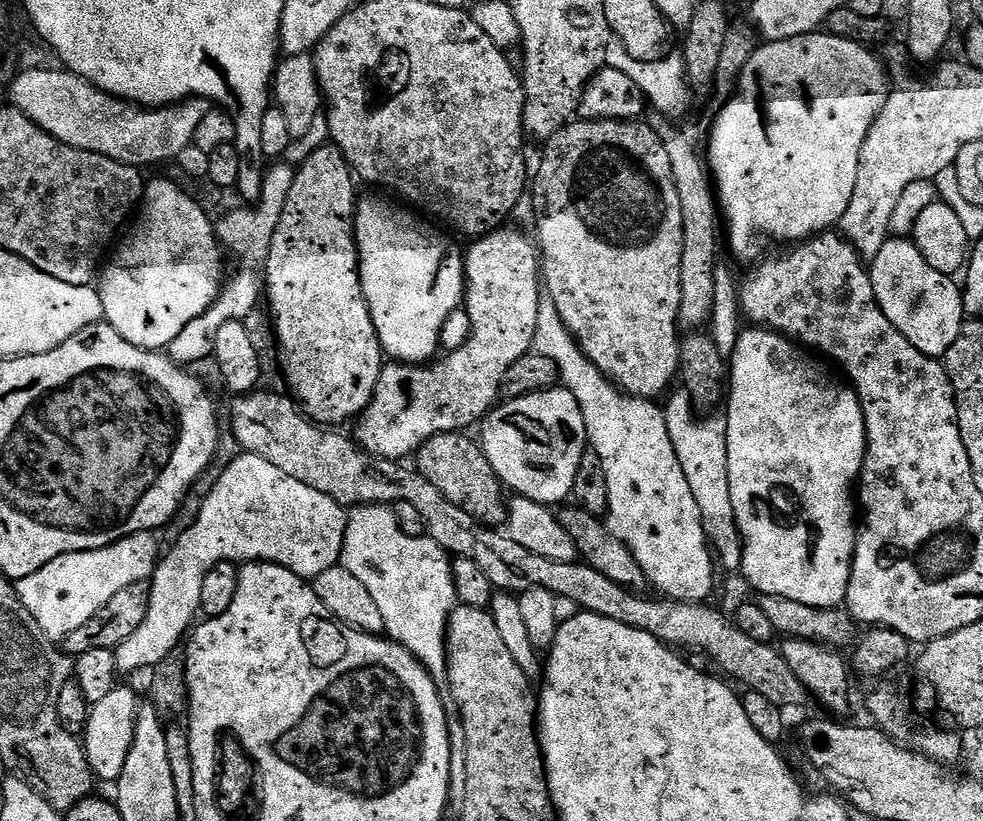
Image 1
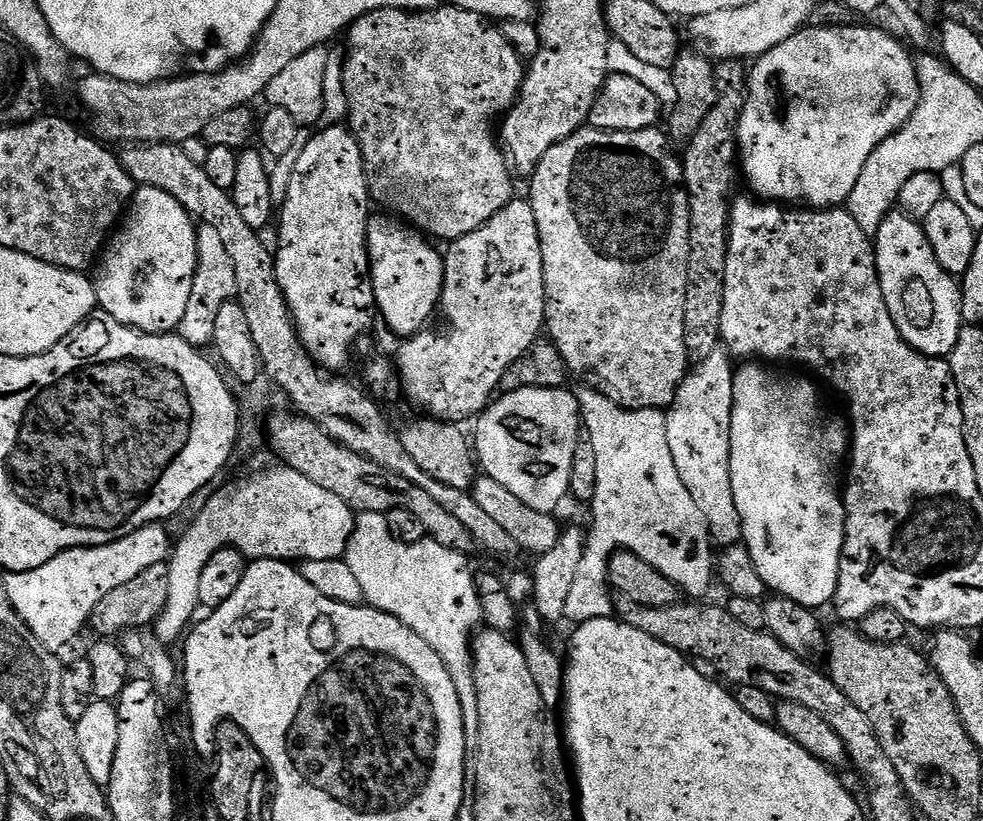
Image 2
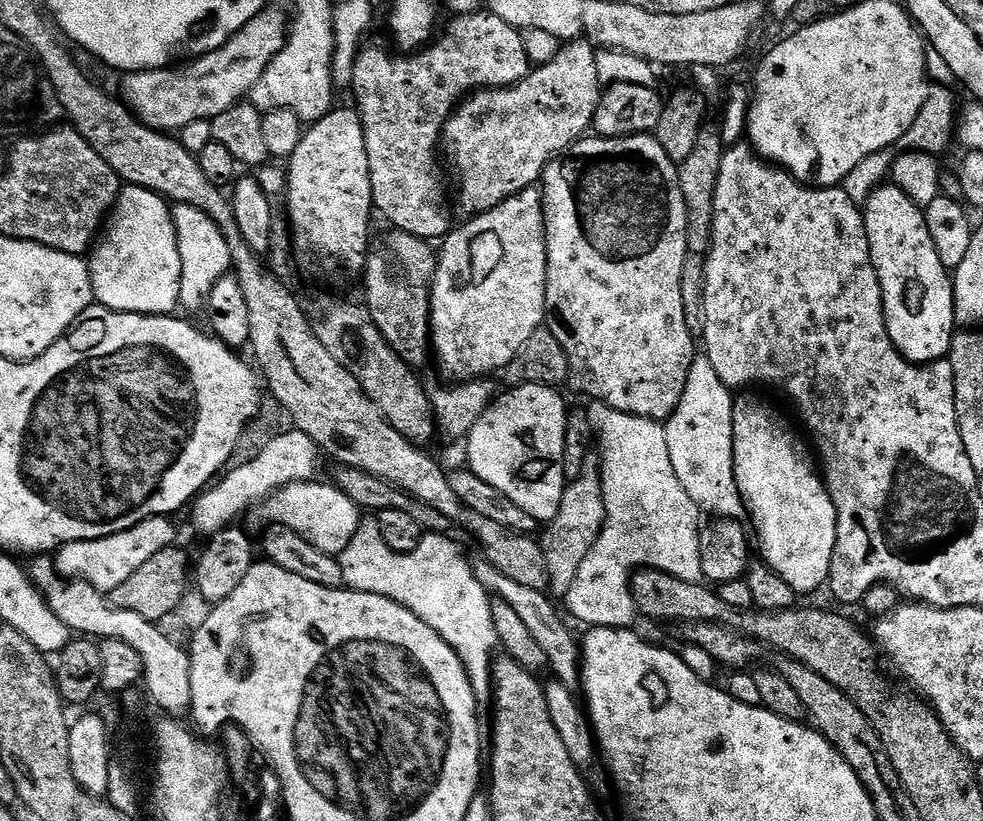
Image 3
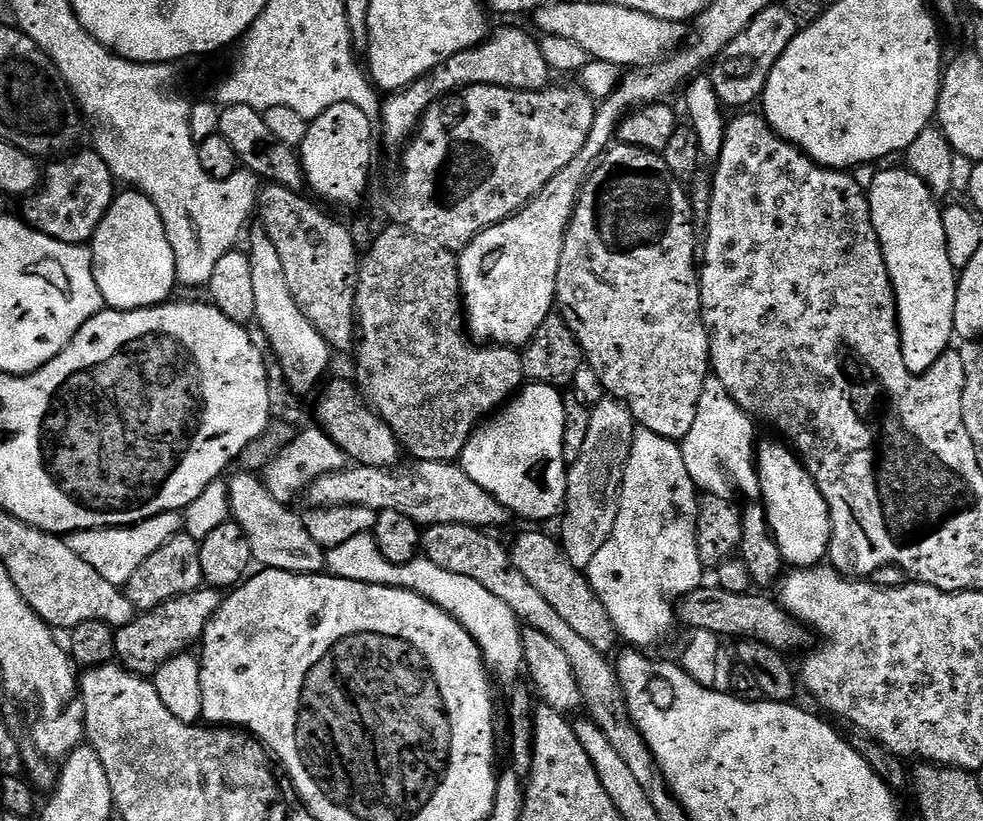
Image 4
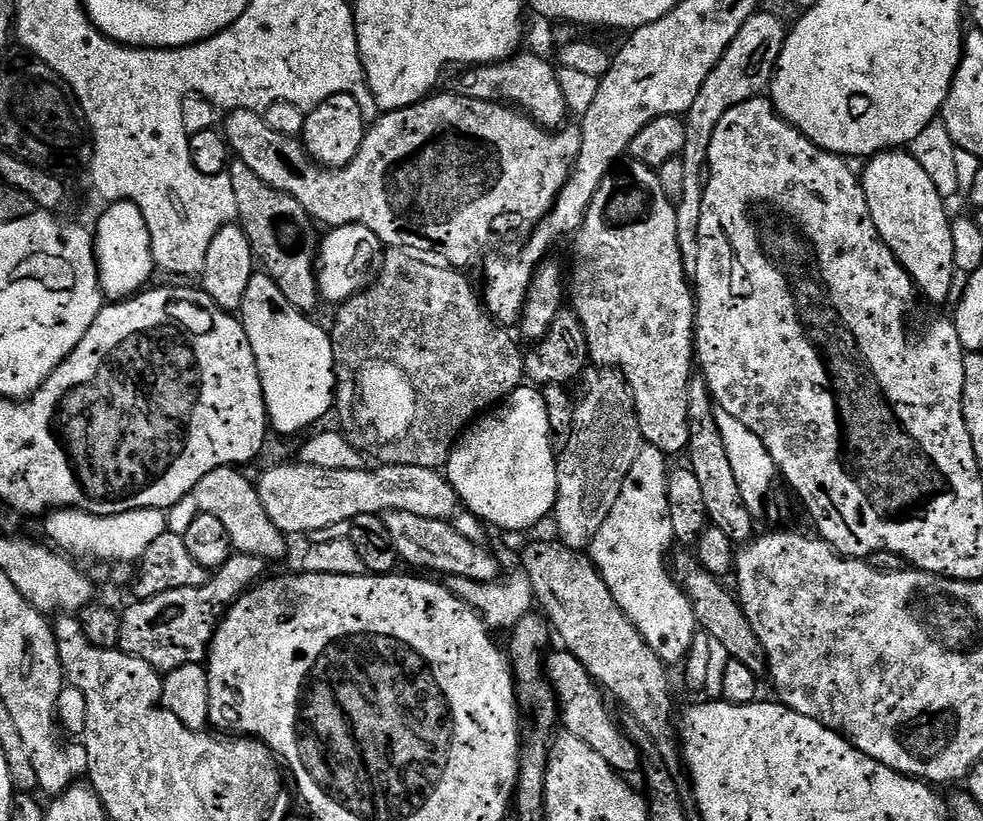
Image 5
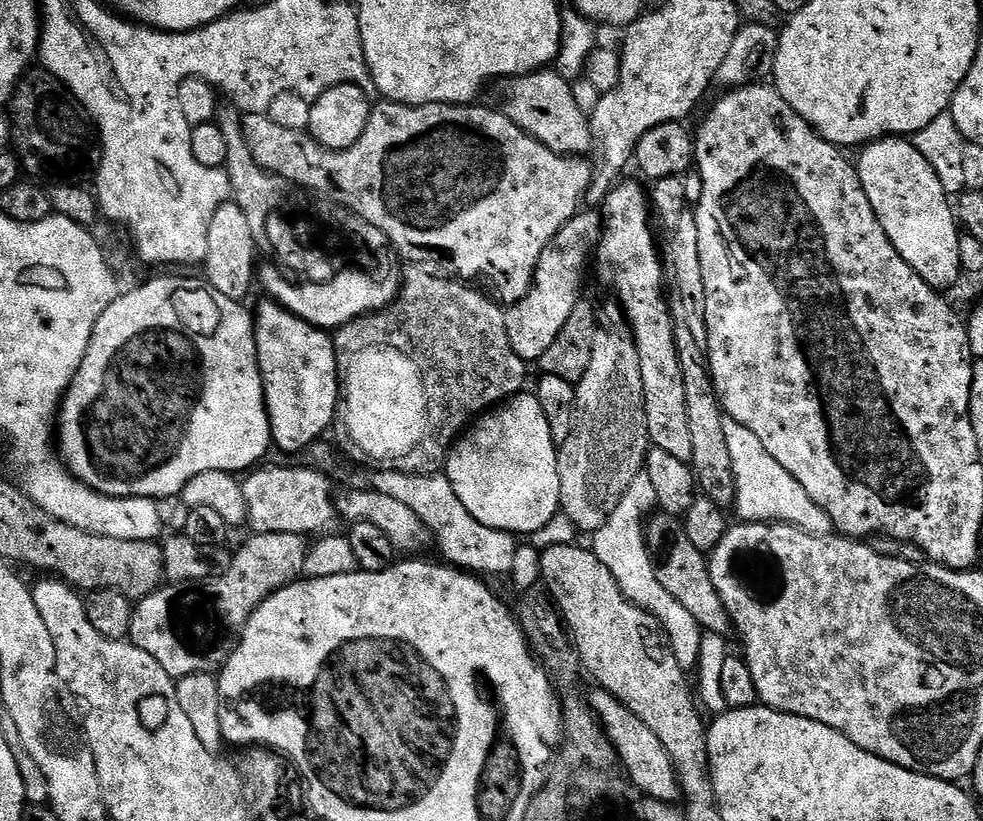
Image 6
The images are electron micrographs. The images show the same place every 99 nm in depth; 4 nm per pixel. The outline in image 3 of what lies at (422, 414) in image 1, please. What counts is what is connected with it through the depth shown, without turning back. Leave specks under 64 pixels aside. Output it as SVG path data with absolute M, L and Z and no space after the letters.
M533 186L514 194L506 202L502 202L494 210L481 212L473 216L461 226L453 227L444 237L439 249L436 274L432 279L432 323L430 325L430 348L434 353L434 360L440 363L440 368L449 376L452 382L467 382L491 377L491 372L503 373L509 362L530 342L530 334L534 334L542 327L546 320L548 307L546 306L546 270L548 269L548 251L546 250L546 234L544 233L544 197L539 187Z

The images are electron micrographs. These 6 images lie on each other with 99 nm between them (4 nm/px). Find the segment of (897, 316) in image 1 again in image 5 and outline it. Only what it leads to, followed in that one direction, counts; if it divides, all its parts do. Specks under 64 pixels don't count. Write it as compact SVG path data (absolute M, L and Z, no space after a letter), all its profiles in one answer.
M889 150L879 153L867 161L862 171L862 183L870 214L878 234L890 246L898 262L908 271L912 283L916 285L919 295L940 304L952 292L952 279L958 276L954 262L954 238L952 237L952 220L944 209L946 200L939 196L933 179L926 174L908 150Z

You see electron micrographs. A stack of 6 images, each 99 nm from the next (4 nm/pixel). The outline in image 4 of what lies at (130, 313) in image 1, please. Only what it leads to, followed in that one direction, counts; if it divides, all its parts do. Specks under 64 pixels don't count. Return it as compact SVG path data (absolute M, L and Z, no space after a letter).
M135 190L121 191L112 199L110 210L102 218L93 234L92 269L94 282L102 294L105 305L117 312L133 312L139 308L152 308L169 299L172 287L177 287L174 252L170 250L170 238L162 226L162 216L150 202Z

